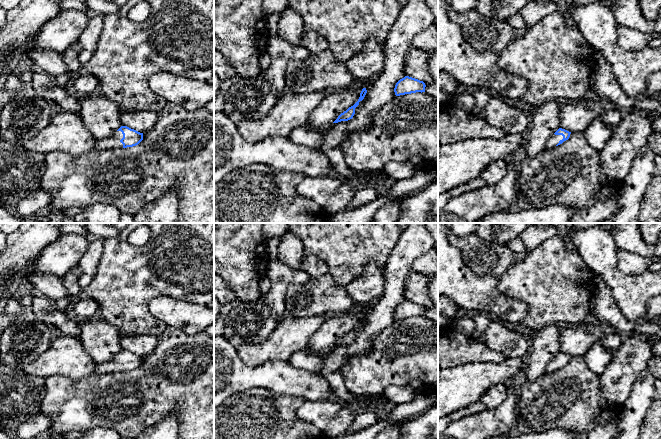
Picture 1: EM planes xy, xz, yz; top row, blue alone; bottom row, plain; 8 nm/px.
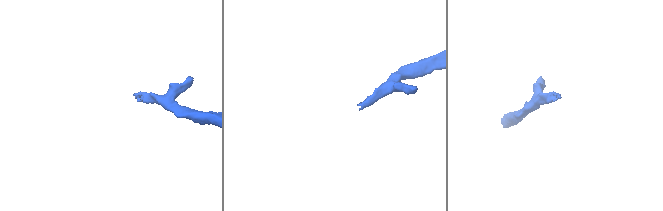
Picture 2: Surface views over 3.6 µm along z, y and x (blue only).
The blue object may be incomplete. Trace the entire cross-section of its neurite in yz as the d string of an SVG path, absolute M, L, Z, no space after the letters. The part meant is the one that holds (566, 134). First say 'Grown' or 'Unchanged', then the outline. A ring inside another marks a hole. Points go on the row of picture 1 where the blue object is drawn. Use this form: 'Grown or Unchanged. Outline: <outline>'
Grown. Outline: M559 128L547 141L546 149L552 149L568 140L571 132Z

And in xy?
Grown. Outline: M121 126L112 136L106 139L97 139L98 150L113 148L127 148L138 145L143 140L143 133L140 133L127 126Z

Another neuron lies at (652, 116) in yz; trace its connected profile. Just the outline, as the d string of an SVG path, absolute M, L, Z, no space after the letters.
M661 91L656 94L653 94L650 98L657 99L659 101L659 108L656 112L654 113L646 112L646 115L649 118L649 120L653 121L661 116Z

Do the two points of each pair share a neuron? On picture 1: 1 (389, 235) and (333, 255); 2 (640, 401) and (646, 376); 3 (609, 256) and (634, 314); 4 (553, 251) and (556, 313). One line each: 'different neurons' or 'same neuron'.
1: same neuron
2: same neuron
3: same neuron
4: same neuron

